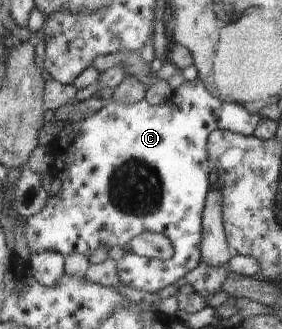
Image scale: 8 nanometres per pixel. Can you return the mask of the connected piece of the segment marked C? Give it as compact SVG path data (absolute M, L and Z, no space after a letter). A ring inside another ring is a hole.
M197 77L193 81L185 80L183 87L172 91L165 103L161 103L161 105L149 105L144 99L138 103L123 105L123 102L116 102L110 99L108 104L93 116L78 122L70 122L58 135L53 144L54 164L50 173L52 177L59 177L59 179L62 180L61 193L55 195L55 197L49 197L49 205L45 207L45 211L24 218L27 225L27 241L29 241L29 245L31 245L32 253L41 253L49 249L49 251L59 251L66 257L73 255L73 253L83 253L83 255L87 255L87 257L93 257L93 255L99 251L99 247L105 247L107 251L113 249L113 247L121 247L121 249L124 249L125 254L123 258L117 260L116 269L118 270L119 279L121 279L123 285L133 287L133 289L157 293L157 291L161 291L161 289L164 289L167 285L175 283L175 281L181 279L181 277L185 277L189 271L195 269L202 259L202 212L203 207L206 207L205 197L208 196L207 193L210 193L209 171L207 171L207 163L209 163L209 161L207 161L207 155L205 155L205 141L207 141L207 135L210 135L210 133L213 133L215 130L231 130L245 137L253 137L253 133L257 131L259 124L262 123L262 119L262 117L259 117L259 114L250 114L242 104L226 102L220 99L217 94L212 94L206 88L203 81ZM143 231L165 235L173 244L173 257L170 260L163 261L149 259L131 252L129 250L131 239L139 235L139 233L143 233Z

